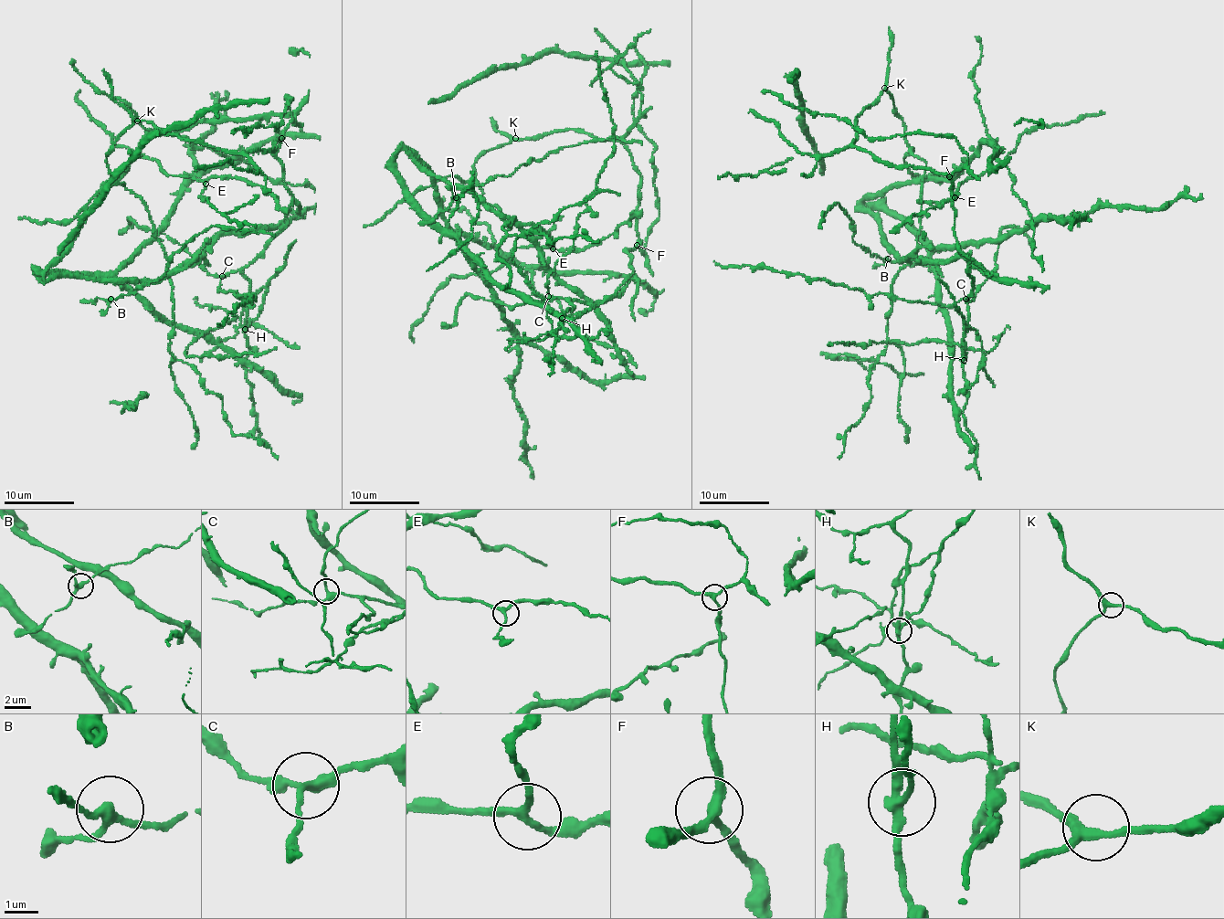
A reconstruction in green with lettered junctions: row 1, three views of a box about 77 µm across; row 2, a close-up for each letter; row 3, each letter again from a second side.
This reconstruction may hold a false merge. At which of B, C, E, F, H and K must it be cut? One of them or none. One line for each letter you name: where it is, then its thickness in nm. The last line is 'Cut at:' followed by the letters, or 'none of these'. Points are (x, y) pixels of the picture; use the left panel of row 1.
H: place (245, 329); calibre 240 nm
Cut at: H

